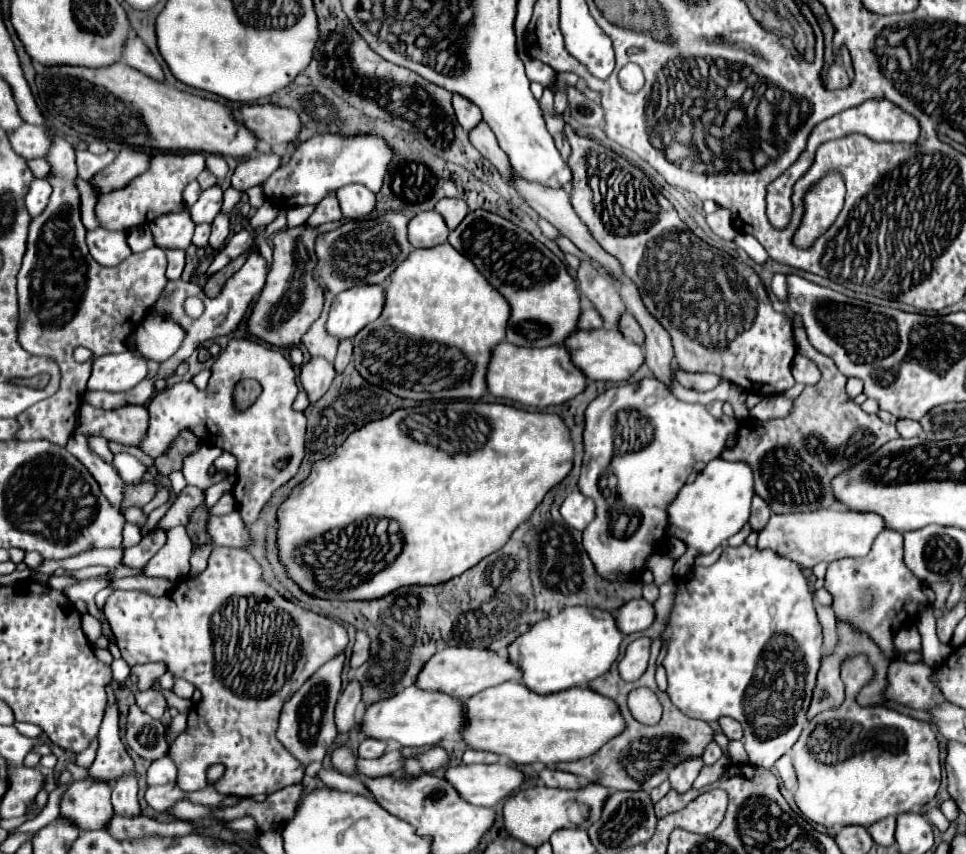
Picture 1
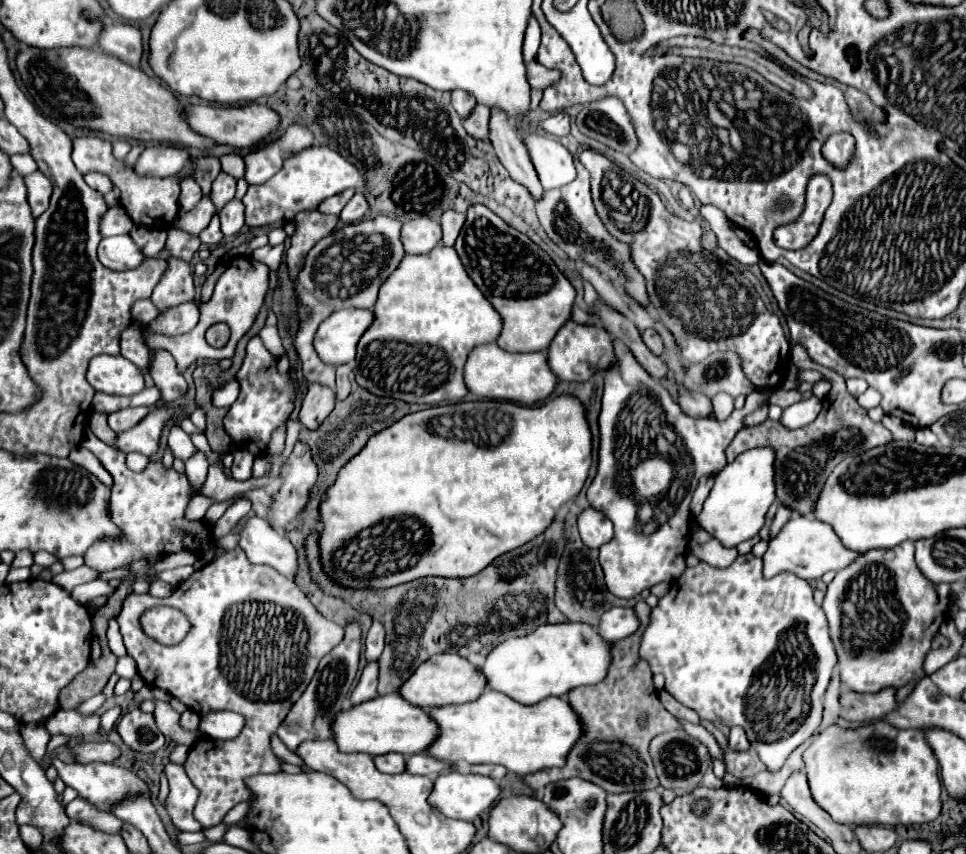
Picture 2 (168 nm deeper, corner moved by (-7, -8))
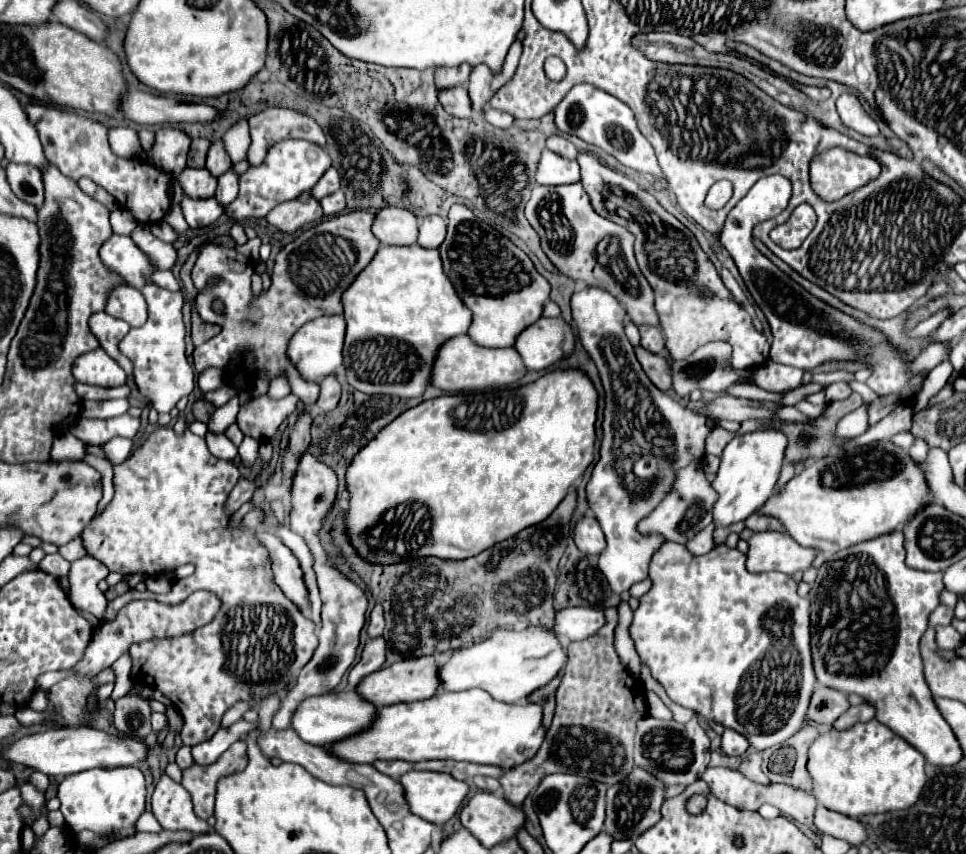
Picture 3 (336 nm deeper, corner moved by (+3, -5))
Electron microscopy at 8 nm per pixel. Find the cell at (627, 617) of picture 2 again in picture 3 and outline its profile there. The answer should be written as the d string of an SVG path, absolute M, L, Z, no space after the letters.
M570 606L570 608L556 612L552 632L558 638L566 638L570 642L572 640L586 640L594 632L598 632L598 628L602 628L602 624L604 624L602 610Z

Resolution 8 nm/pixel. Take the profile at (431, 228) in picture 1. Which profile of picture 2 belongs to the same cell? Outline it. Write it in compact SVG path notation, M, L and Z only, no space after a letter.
M414 219L412 223L404 223L402 237L408 255L422 255L442 243L442 227L434 219Z

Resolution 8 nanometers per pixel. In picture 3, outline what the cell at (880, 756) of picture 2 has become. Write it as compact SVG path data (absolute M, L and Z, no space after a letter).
M878 720L820 734L808 752L808 772L814 780L818 804L850 818L910 808L926 782L924 756Z

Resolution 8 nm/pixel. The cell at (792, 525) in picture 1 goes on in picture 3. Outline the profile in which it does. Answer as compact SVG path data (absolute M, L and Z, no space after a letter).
M754 532L748 538L748 554L746 554L746 570L748 572L784 572L794 574L798 570L806 570L818 550L802 548L788 534L780 532Z

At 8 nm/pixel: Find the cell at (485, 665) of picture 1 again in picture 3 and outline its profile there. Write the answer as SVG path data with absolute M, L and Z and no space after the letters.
M420 656L420 658L406 658L400 662L394 662L392 666L380 668L372 674L368 674L358 686L356 692L374 706L390 706L398 702L416 702L430 698L438 692L438 668L434 664L432 656Z

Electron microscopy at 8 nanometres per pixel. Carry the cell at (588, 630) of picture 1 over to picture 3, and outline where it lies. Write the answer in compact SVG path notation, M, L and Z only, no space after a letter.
M536 628L532 632L498 630L484 642L478 642L470 648L454 650L450 660L440 666L438 680L444 692L480 688L498 702L516 704L520 700L526 700L530 692L548 684L554 676L558 676L564 664L566 664L566 648L554 636L552 630L546 628Z

